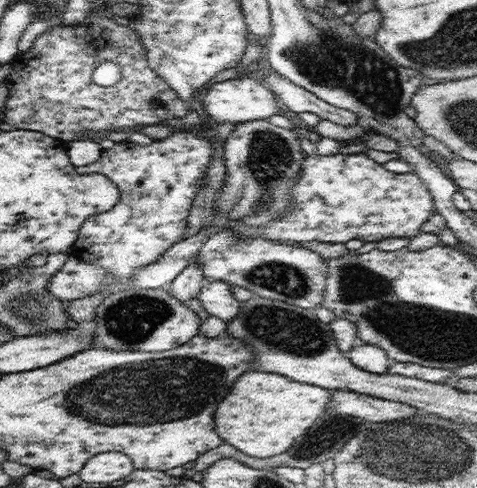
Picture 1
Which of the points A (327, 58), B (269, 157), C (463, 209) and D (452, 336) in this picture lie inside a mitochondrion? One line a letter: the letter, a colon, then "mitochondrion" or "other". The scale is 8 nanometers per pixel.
A: mitochondrion
B: mitochondrion
C: other
D: mitochondrion

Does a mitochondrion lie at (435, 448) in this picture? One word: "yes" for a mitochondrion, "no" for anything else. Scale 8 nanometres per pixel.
yes

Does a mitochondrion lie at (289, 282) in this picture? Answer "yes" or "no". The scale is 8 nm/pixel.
yes

